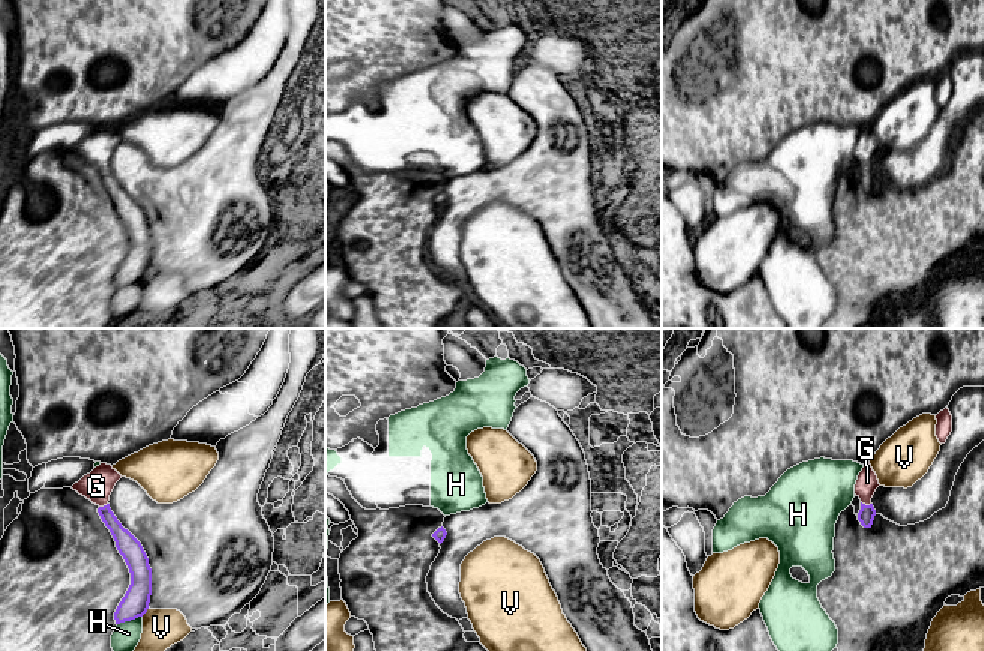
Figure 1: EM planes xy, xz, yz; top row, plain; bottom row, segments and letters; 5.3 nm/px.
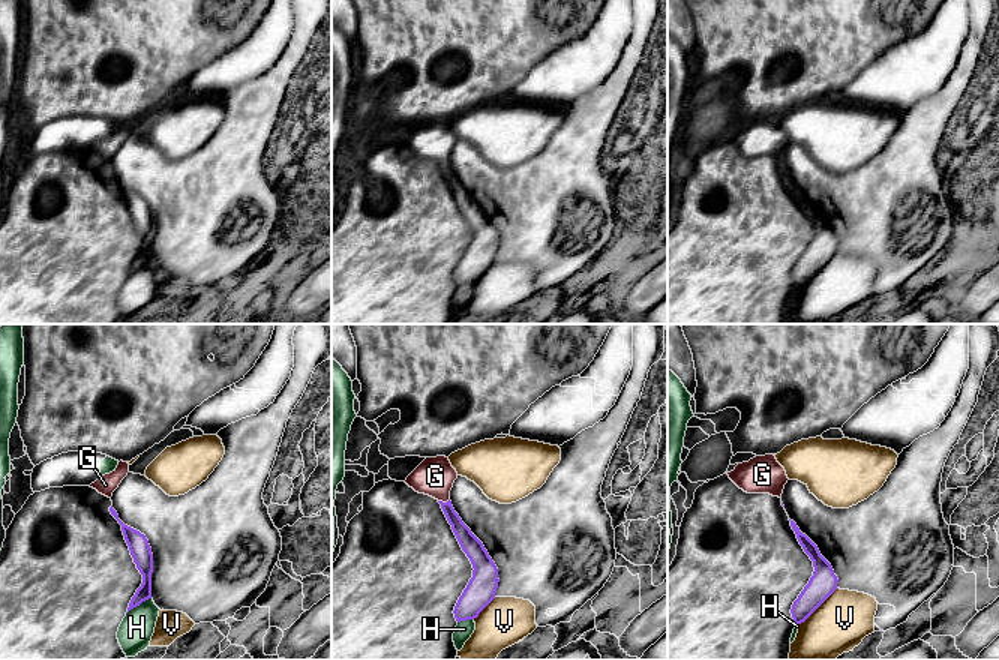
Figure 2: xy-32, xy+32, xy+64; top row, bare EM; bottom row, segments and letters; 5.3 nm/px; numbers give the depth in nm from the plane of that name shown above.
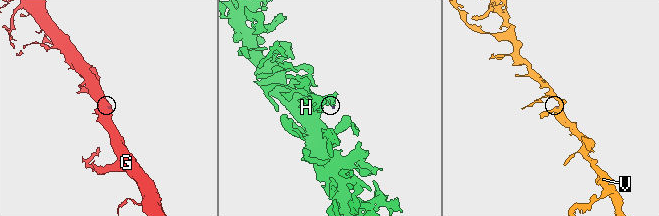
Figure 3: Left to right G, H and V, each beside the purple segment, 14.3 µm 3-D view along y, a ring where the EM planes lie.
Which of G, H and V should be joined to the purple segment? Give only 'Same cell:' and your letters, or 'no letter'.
Same cell: G

